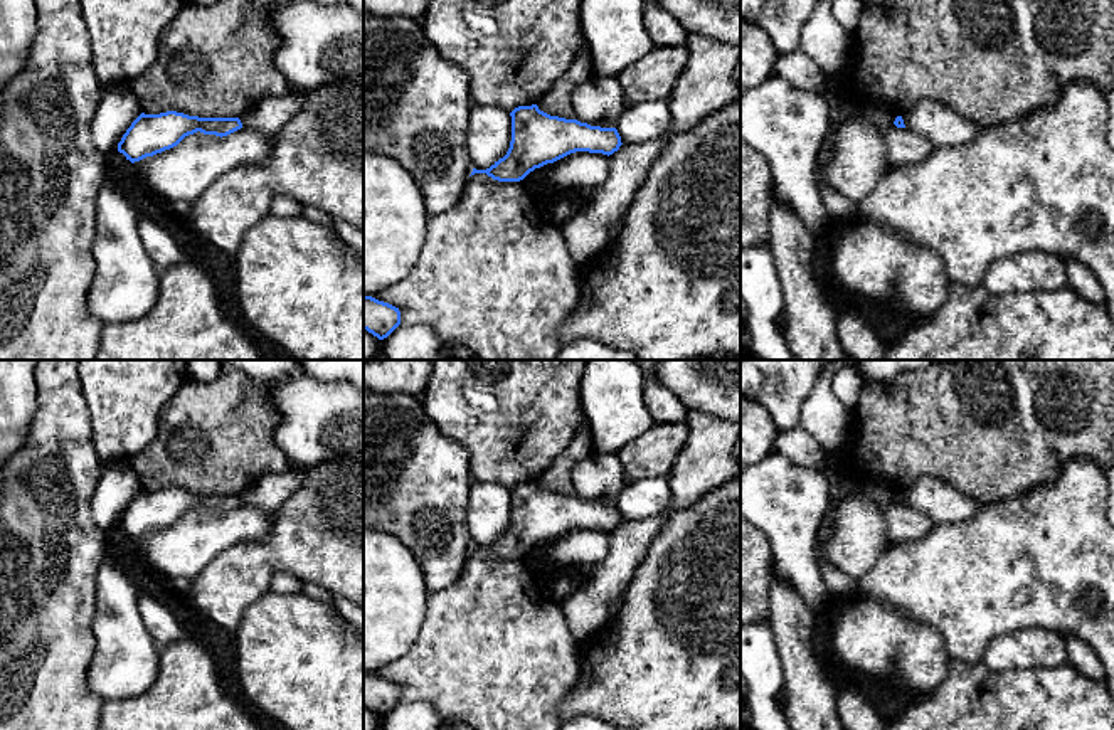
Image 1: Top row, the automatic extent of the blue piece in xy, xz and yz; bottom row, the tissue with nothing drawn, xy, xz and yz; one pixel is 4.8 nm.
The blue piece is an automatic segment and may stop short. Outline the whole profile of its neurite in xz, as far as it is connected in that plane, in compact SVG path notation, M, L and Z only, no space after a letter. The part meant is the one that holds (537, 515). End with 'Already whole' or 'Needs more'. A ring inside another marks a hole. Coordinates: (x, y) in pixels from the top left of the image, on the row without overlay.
M537 481L518 483L512 489L512 518L507 532L495 538L486 547L473 545L475 550L486 550L498 558L520 558L535 545L554 540L576 528L613 532L619 526L621 513L616 505L601 505L581 500L577 496L565 496L550 493L538 486Z. Already whole

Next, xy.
M177 488L141 489L123 511L118 528L135 540L177 523L185 513L197 508L222 515L241 505L239 495L199 495Z. Already whole

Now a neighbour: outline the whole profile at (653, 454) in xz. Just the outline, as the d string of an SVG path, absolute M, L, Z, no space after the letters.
M660 422L634 437L616 452L628 479L668 479L688 434L687 422Z

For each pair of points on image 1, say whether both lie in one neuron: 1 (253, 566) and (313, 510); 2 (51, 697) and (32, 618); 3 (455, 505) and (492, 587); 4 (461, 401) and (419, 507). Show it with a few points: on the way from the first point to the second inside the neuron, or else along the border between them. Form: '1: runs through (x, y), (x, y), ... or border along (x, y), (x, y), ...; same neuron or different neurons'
1: runs through (268, 555), (298, 525); same neuron
2: runs through (32, 677), (32, 638); same neuron
3: border along (470, 554), (460, 576), (448, 587); different neurons
4: border along (423, 404), (428, 417), (466, 449), (468, 470); different neurons

